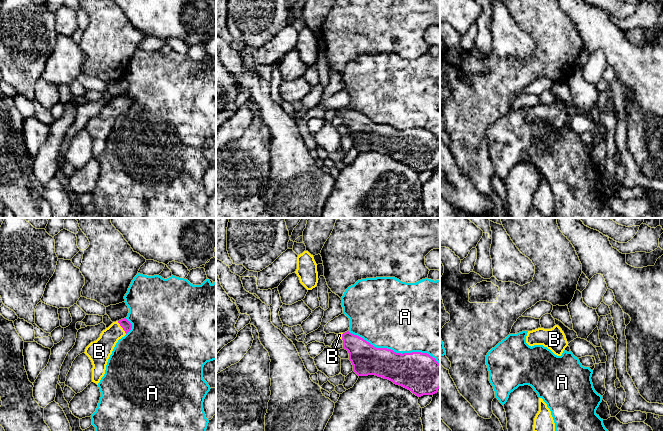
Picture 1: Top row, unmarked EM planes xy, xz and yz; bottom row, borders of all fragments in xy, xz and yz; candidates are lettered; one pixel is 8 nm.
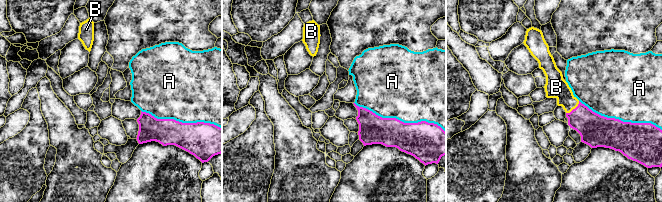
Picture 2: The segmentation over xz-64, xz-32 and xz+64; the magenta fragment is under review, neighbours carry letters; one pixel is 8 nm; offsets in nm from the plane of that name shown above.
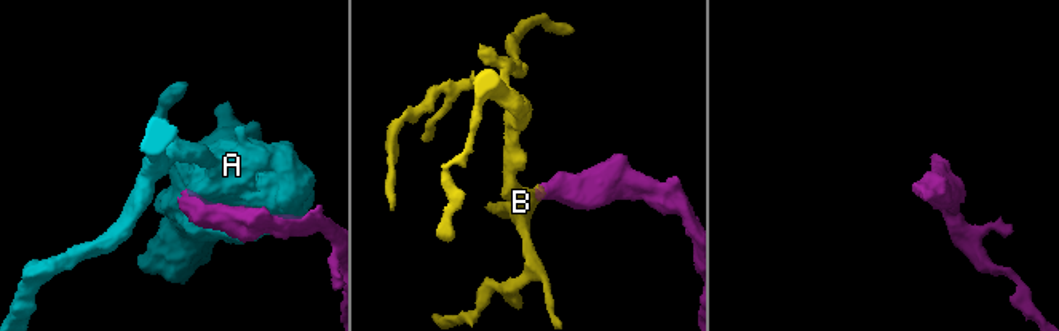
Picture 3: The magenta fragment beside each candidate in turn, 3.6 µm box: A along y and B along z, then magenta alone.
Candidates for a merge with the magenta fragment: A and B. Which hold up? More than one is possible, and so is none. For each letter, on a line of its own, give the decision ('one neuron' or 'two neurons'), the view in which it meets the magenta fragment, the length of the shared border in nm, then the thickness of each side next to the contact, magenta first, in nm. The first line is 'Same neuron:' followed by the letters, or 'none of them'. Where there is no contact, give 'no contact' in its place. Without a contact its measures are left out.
Same neuron: B
A: two neurons | xz | 800 nm | 320/480 nm
B: one neuron | xy | 130 nm | 80/170 nm

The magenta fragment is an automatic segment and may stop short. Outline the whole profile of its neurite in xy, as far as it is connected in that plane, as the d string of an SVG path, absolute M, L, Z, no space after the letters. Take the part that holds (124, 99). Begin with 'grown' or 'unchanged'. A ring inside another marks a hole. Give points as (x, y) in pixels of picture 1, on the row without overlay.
grown; M126 95L113 98L102 107L100 113L91 118L85 125L85 130L92 138L92 158L98 159L105 150L106 141L112 127L119 115L124 113L132 104L132 100Z

